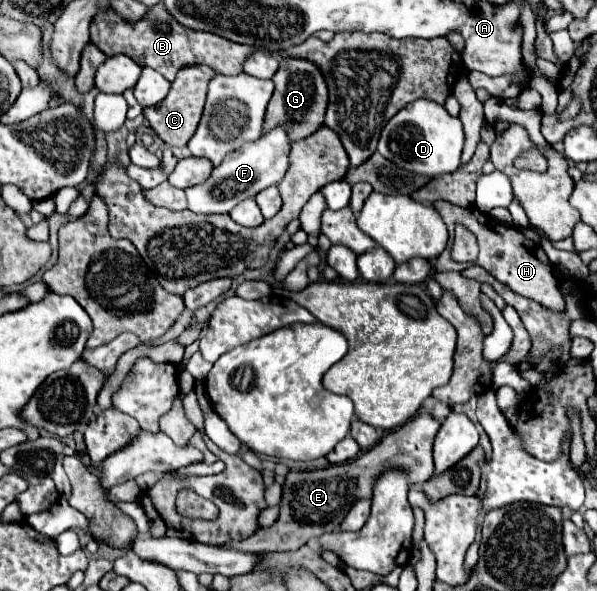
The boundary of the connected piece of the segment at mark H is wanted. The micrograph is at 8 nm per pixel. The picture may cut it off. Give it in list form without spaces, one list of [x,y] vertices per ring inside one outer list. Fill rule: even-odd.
[[[436,201],[434,209],[440,213],[440,217],[444,219],[444,223],[448,225],[448,247],[442,251],[442,255],[436,259],[434,269],[436,271],[462,271],[466,269],[466,263],[456,263],[450,252],[453,245],[455,225],[456,223],[464,223],[476,237],[478,237],[478,245],[480,245],[480,255],[474,261],[476,265],[482,265],[486,271],[490,271],[498,281],[506,283],[512,291],[516,291],[522,297],[534,299],[540,305],[552,309],[552,311],[564,311],[564,299],[562,293],[558,289],[556,283],[556,275],[554,275],[554,265],[548,261],[546,253],[542,247],[534,245],[532,239],[524,237],[524,233],[520,229],[514,229],[510,225],[498,223],[494,221],[490,215],[478,211],[476,207],[456,207],[448,201]]]

